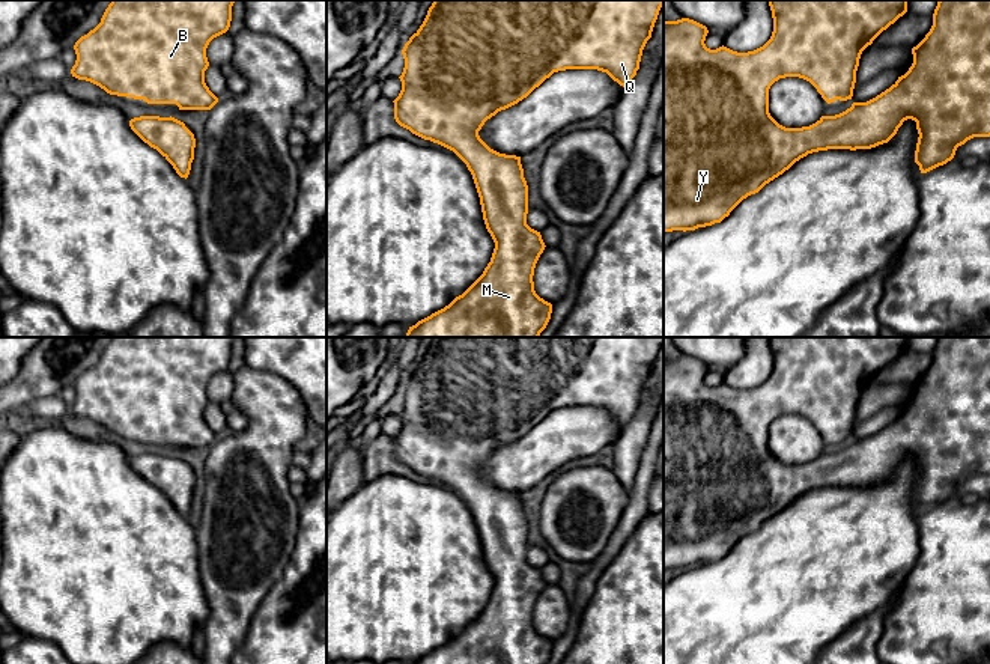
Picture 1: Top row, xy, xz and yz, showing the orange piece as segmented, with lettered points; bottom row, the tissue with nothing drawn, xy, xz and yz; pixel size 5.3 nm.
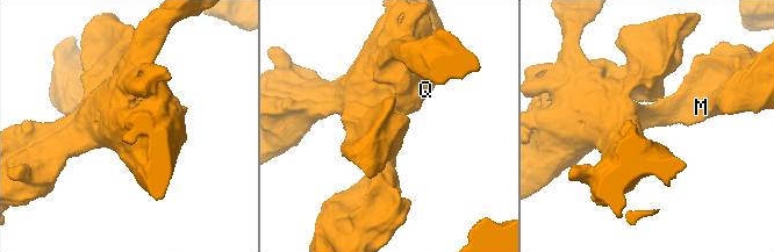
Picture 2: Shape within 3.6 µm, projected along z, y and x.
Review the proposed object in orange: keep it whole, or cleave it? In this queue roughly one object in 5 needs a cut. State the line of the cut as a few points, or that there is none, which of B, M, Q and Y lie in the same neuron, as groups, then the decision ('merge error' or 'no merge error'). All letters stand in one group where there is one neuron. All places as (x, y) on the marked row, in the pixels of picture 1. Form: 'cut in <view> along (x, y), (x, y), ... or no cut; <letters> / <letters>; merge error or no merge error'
no cut; B M Q Y; no merge error

